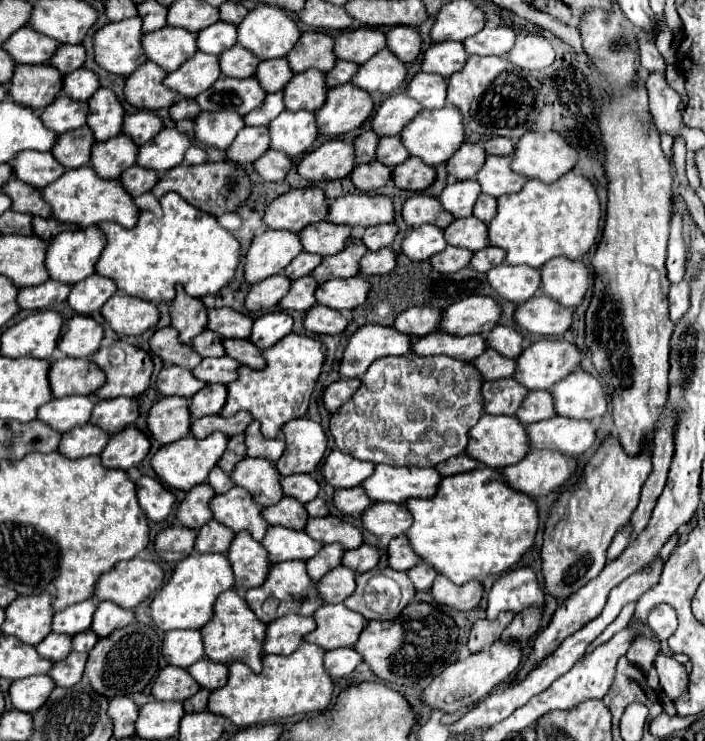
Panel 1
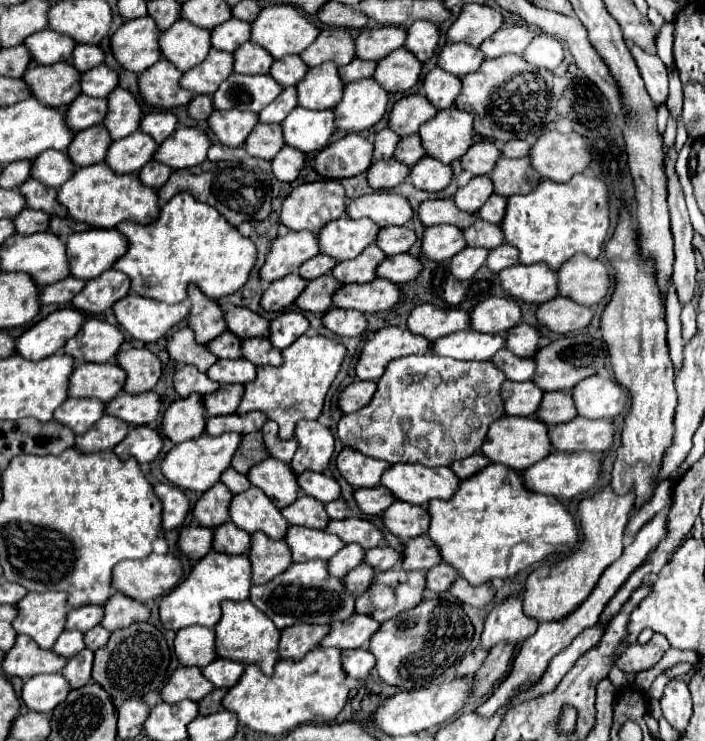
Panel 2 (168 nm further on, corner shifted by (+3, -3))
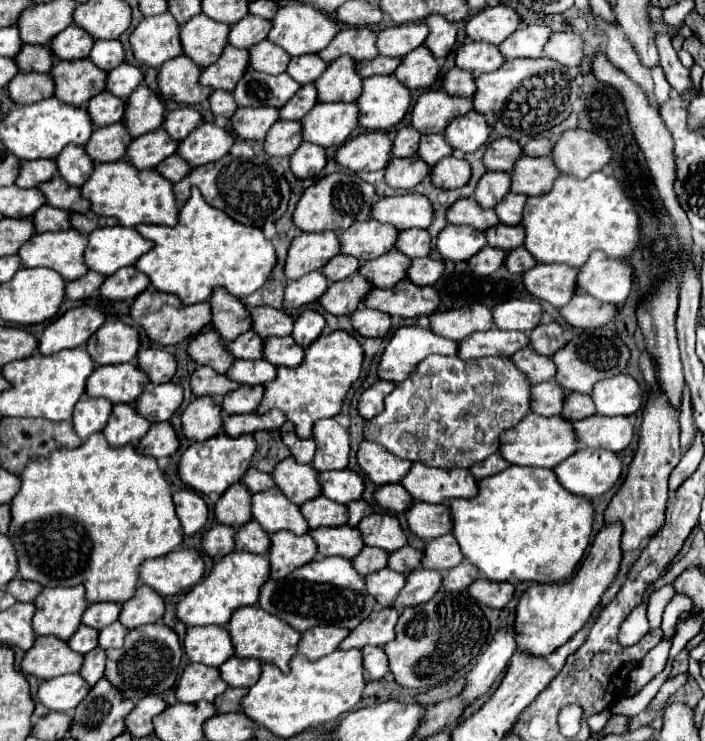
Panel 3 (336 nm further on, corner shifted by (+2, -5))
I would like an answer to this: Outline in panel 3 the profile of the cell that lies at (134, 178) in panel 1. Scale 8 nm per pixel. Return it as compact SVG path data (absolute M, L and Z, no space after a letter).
M173 154L173 156L165 158L165 162L161 162L161 166L157 166L157 170L165 178L169 178L171 182L179 182L179 180L183 180L191 172L191 166L181 156Z

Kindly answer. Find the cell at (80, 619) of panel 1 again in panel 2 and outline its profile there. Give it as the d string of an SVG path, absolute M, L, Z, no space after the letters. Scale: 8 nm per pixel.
M72 608L66 616L66 630L86 632L100 624L102 616L104 616L102 608Z

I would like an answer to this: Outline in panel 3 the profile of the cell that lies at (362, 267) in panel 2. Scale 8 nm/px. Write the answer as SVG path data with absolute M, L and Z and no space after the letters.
M395 248L373 262L361 264L359 274L365 274L375 288L393 288L403 278L407 278L409 266L411 266L411 258L407 258L403 252Z

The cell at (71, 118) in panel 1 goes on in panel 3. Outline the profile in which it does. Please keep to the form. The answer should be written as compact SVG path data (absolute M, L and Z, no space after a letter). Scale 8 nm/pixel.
M105 90L89 100L89 114L97 126L109 126L121 122L125 114L125 100Z

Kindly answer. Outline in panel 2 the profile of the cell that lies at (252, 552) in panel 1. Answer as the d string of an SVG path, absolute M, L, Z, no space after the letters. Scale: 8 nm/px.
M262 532L252 534L252 544L246 554L252 564L252 584L270 582L292 562L288 546L282 540L268 540L268 536L264 536Z

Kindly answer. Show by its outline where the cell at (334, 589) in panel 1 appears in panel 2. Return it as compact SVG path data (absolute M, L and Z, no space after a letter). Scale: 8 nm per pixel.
M360 564L358 568L352 568L342 578L342 584L352 596L360 596L360 594L364 594L368 590L372 578L374 578L374 570L370 566L366 566L366 564Z

